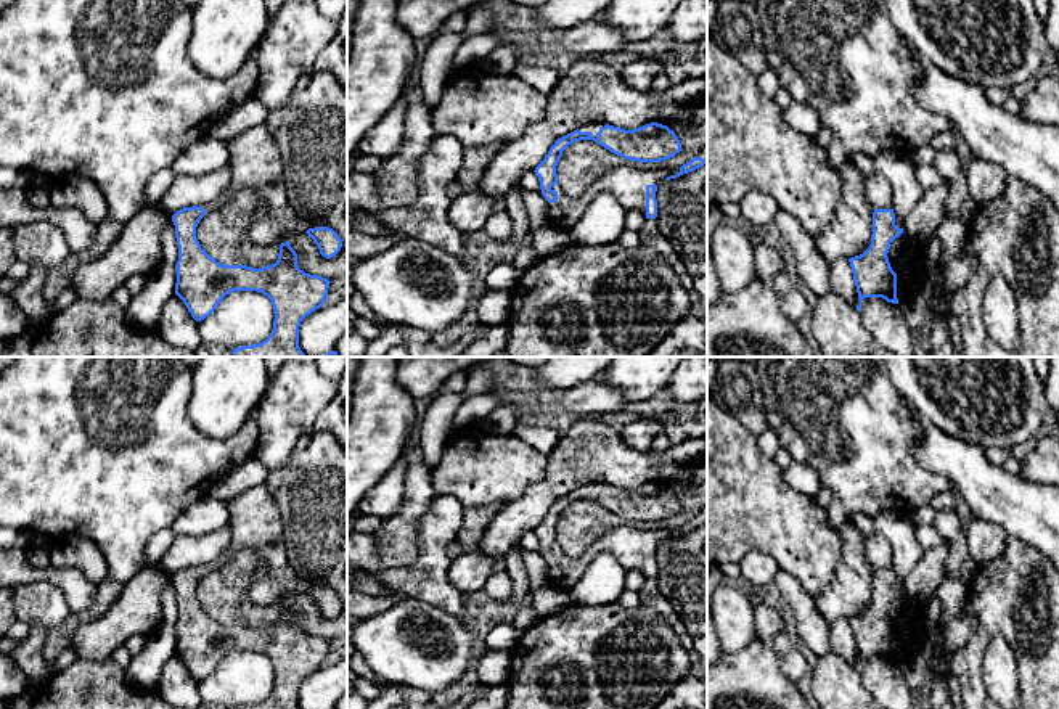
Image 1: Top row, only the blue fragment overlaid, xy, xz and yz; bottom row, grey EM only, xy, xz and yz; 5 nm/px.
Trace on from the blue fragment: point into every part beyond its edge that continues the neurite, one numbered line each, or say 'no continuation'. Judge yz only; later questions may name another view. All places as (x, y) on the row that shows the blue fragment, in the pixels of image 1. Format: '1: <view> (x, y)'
1: yz (905, 258)

